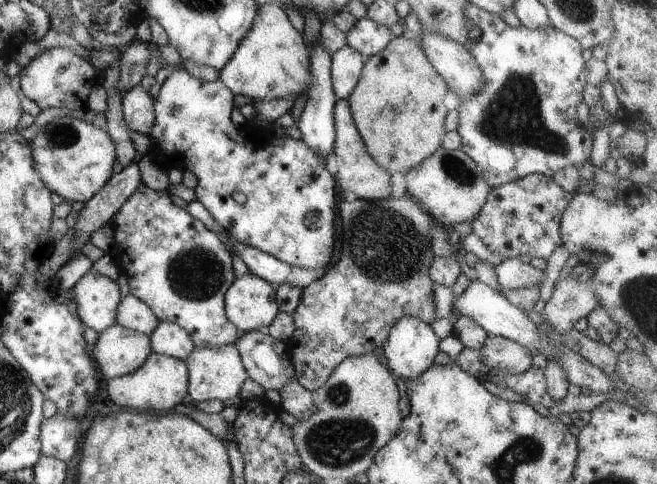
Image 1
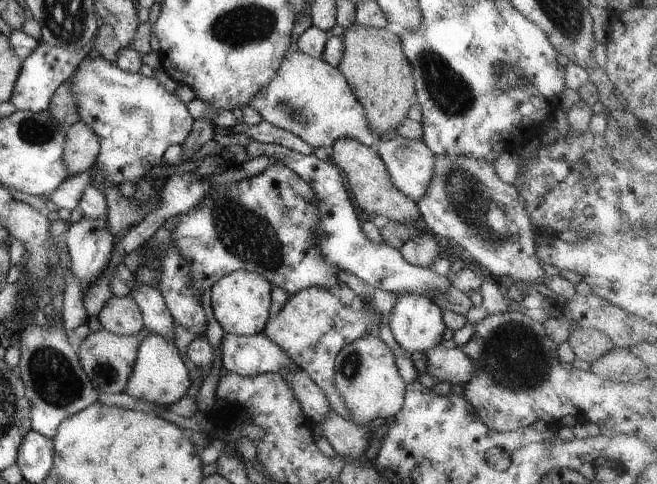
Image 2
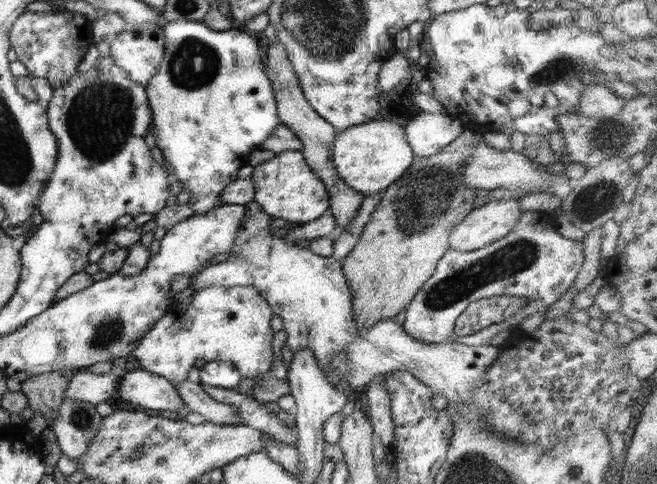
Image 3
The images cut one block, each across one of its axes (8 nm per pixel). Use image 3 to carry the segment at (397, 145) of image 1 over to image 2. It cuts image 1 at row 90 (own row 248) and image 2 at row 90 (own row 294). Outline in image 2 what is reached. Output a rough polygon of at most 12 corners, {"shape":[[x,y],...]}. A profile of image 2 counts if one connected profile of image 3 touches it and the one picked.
{"shape":[[356,22],[337,69],[386,138],[416,102],[399,31]]}

